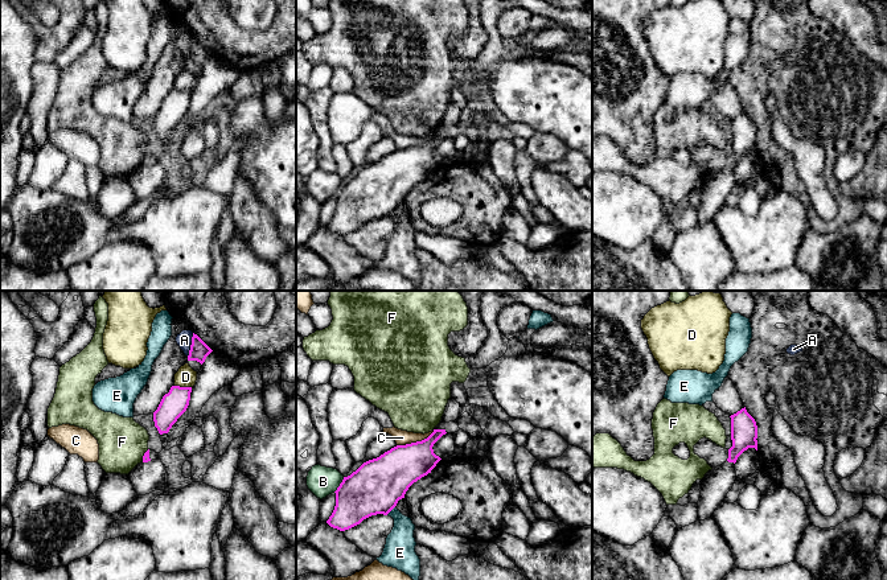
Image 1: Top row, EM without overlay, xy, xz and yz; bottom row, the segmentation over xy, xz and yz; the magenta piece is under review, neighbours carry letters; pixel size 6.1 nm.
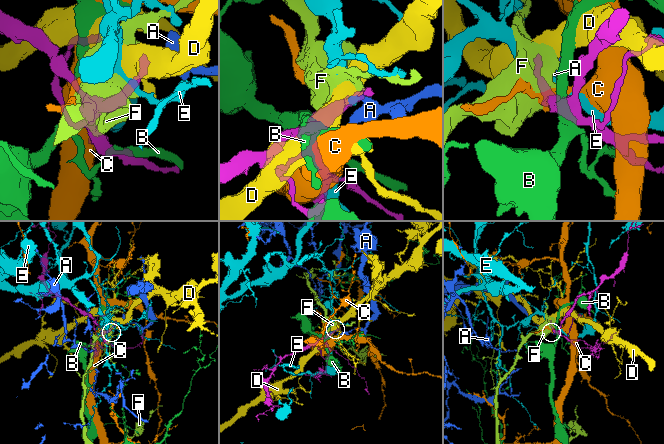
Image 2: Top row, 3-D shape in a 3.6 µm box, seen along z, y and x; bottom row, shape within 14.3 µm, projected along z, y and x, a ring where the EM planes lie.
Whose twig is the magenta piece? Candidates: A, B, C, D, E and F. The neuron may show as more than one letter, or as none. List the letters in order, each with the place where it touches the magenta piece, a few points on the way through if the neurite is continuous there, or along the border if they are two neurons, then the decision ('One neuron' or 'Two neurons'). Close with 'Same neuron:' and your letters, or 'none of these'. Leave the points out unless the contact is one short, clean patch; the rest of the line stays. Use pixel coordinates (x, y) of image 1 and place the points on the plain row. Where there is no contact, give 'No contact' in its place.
A: Touches magenta at xy (191, 49). Boundary: xy (193, 37), (187, 60). Two neurons
B: Touches magenta at xz (340, 189). Boundary: xz (344, 181), (333, 196). Two neurons
C: Touches magenta at xz (417, 145). Two neurons
D: Touches magenta at xy (183, 91). Two neurons
E: Touches magenta at xz (390, 214). Two neurons
F: Touches magenta at xy (143, 160). Boundary: xy (148, 153), (142, 165). Two neurons
Same neuron: none of these

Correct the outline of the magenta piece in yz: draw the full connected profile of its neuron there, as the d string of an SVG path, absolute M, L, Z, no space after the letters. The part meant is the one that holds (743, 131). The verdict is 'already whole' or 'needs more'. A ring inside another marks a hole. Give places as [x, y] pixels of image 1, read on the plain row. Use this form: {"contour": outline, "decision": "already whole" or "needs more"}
{"contour": "M746 111L731 119L732 151L724 153L703 141L694 149L694 157L705 163L711 172L720 170L726 165L736 166L738 161L748 152L757 155L757 129Z", "decision": "needs more"}

